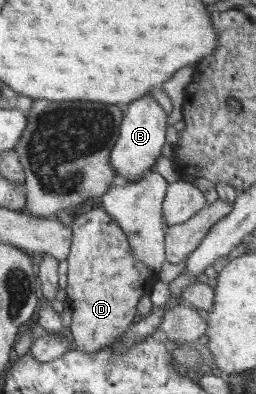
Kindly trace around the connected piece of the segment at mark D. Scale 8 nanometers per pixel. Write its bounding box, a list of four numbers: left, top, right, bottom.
[66,208,148,353]

